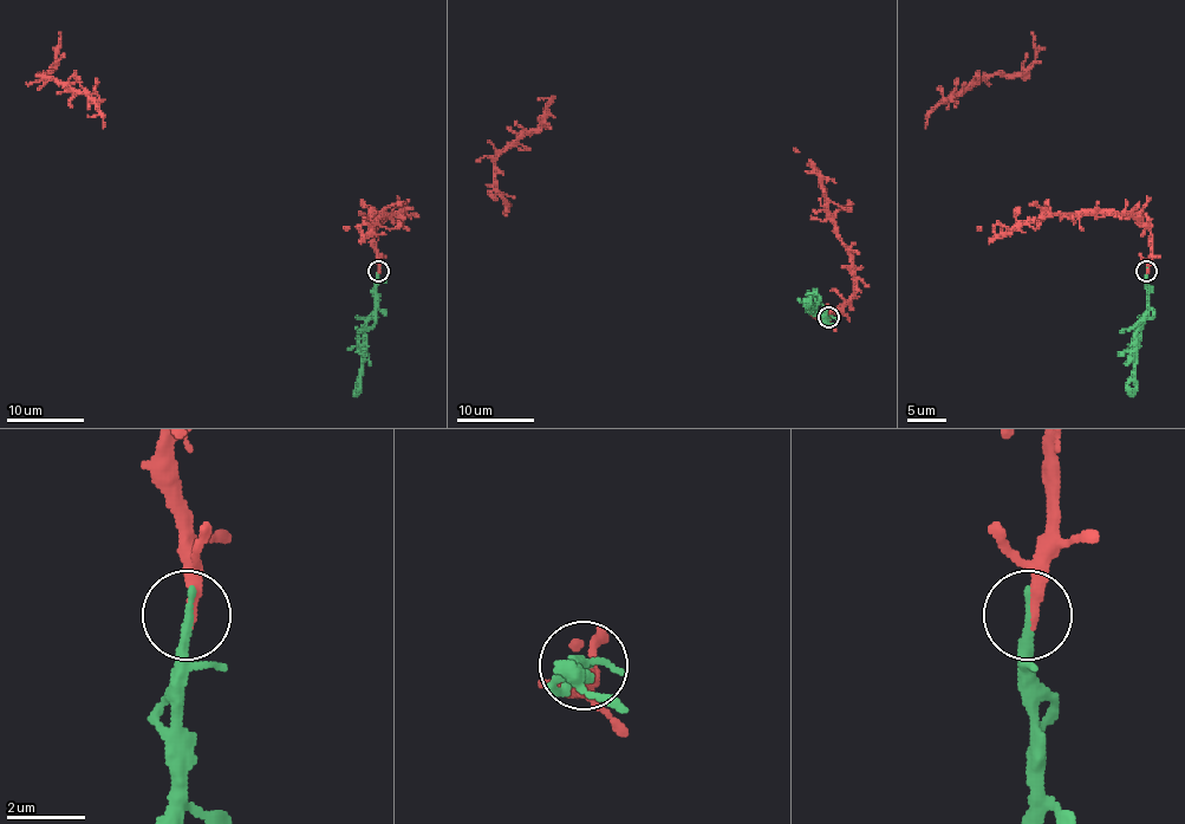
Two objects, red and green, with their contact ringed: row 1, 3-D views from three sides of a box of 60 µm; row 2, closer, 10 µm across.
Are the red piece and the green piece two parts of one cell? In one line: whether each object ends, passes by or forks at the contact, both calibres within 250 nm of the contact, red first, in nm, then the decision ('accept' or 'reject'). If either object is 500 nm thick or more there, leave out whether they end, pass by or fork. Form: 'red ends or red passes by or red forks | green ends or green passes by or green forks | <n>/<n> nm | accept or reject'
red ends | green ends | 300/280 nm | accept

